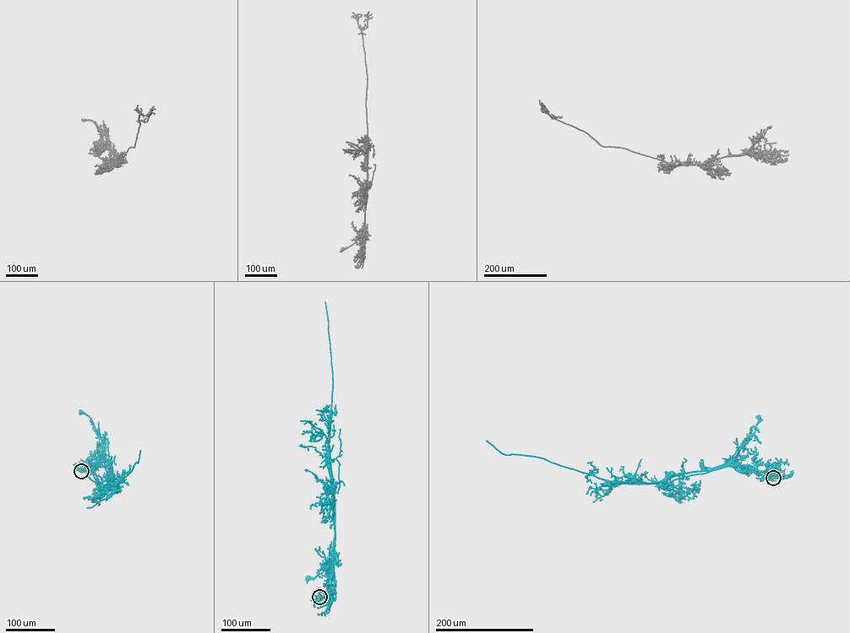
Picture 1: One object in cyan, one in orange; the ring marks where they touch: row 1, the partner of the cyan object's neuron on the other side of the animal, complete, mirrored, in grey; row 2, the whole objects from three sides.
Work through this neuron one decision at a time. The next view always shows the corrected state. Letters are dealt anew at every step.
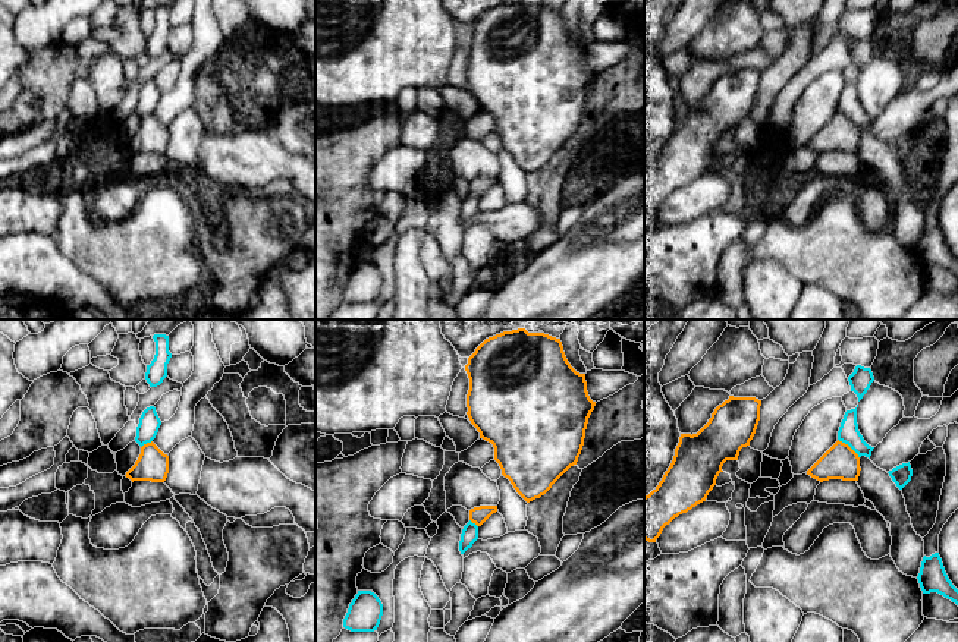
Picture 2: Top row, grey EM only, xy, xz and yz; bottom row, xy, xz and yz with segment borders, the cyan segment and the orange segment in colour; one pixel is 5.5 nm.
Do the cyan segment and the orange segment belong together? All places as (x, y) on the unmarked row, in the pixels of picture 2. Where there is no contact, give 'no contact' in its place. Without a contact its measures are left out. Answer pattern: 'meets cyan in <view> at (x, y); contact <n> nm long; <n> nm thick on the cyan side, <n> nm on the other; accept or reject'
meets cyan in yz at (850, 117); contact 160 nm long; 120 nm thick on the cyan side, 190 nm on the other; reject

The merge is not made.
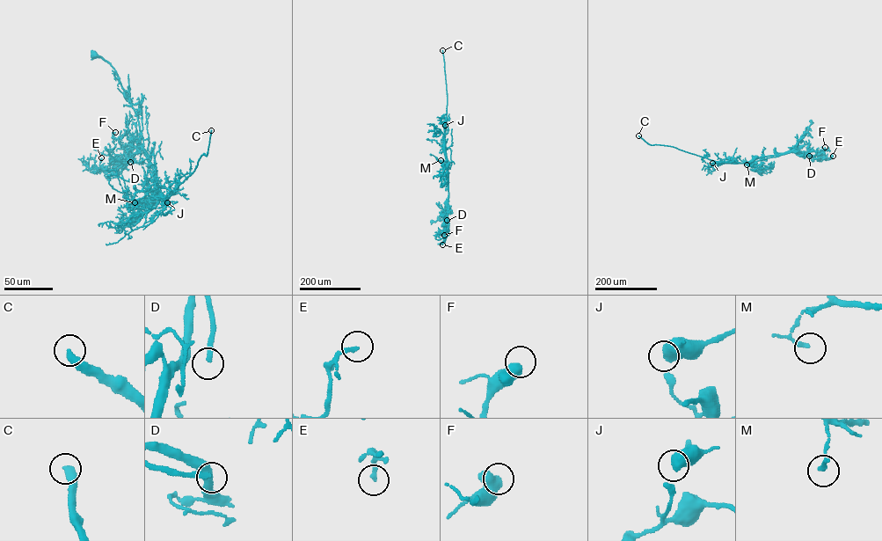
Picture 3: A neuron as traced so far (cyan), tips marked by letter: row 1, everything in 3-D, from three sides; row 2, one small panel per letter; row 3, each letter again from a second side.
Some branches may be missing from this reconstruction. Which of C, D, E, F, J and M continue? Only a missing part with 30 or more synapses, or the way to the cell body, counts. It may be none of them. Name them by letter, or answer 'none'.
C, D, J

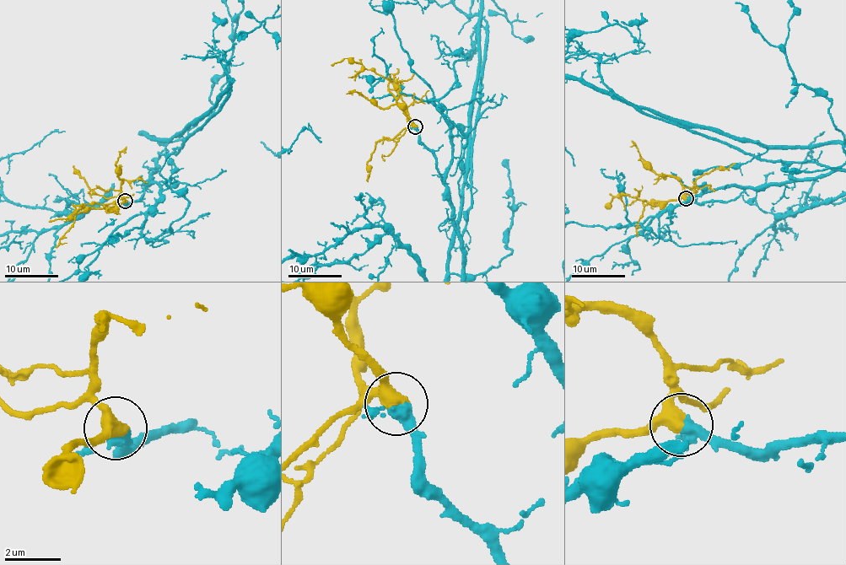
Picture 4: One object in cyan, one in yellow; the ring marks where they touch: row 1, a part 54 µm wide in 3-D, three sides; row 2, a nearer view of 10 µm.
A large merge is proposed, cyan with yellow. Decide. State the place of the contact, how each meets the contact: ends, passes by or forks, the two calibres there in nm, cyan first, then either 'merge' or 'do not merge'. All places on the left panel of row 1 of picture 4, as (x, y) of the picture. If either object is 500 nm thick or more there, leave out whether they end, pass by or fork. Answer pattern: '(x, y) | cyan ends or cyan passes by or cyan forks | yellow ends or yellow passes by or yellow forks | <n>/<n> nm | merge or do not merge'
(125, 201) | cyan passes by | yellow passes by | 400/400 nm | merge

